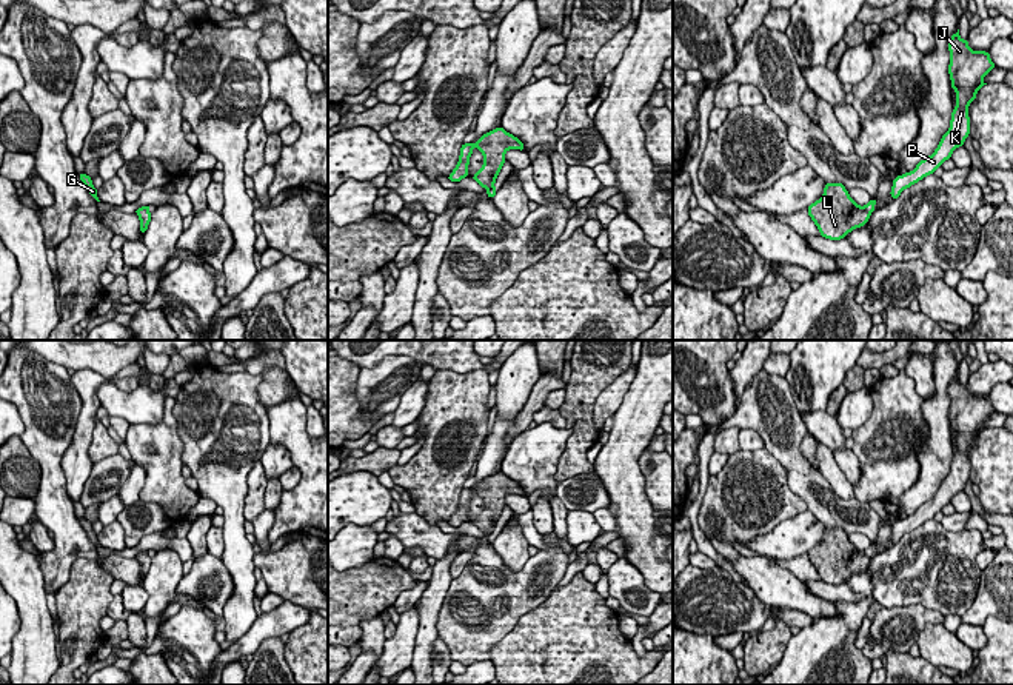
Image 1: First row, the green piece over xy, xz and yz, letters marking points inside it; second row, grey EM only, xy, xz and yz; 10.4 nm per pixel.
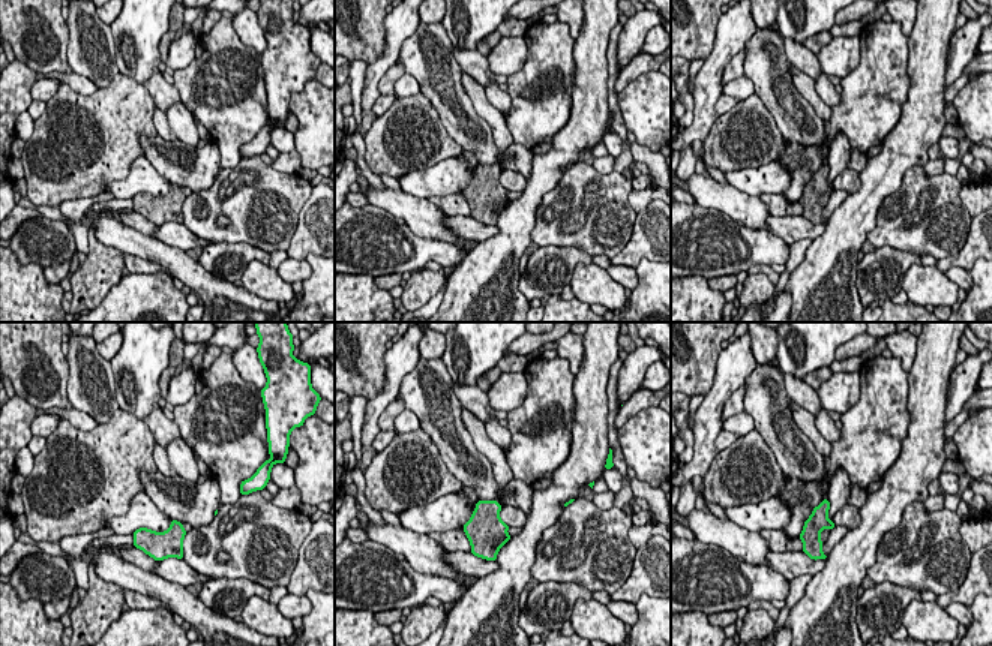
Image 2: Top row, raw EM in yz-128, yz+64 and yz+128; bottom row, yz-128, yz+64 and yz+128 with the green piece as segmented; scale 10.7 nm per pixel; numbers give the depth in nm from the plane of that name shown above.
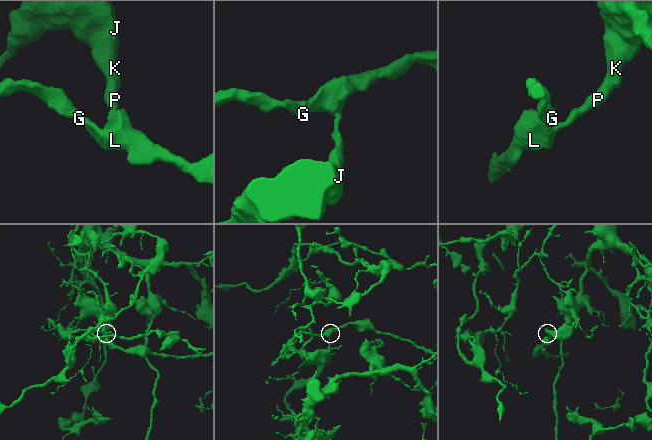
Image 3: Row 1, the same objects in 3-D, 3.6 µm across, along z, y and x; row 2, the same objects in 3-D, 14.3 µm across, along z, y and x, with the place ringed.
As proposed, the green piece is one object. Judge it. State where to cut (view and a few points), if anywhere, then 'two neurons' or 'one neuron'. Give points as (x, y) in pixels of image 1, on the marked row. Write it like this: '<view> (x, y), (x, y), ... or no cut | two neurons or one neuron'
yz (861, 207), (869, 214) | two neurons

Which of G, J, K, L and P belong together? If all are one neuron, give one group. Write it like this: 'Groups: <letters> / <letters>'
Groups: G L / J K P

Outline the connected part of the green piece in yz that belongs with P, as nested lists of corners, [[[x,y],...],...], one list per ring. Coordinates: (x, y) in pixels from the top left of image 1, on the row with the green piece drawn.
[[[959,29],[948,40],[948,51],[951,91],[956,91],[956,106],[951,112],[950,129],[942,135],[931,155],[921,160],[913,171],[893,179],[891,199],[898,199],[904,189],[934,174],[947,159],[951,159],[951,152],[962,146],[970,135],[968,105],[975,102],[978,91],[987,85],[982,79],[996,65],[991,62],[990,52],[971,51],[968,40],[959,37]]]

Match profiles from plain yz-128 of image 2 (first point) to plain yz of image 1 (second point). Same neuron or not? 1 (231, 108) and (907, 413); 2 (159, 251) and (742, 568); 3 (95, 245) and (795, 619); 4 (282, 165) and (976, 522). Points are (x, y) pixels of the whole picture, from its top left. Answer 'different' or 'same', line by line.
1: same
2: same
3: different
4: different

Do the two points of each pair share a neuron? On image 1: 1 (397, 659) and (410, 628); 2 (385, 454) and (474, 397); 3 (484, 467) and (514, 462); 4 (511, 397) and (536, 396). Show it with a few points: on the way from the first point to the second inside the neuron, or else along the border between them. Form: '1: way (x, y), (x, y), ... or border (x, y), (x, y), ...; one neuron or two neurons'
1: way (397, 651), (405, 636); one neuron
2: border (396, 462), (387, 470); two neurons
3: border (502, 461), (499, 464); two neurons
4: border (542, 374), (516, 414); two neurons

